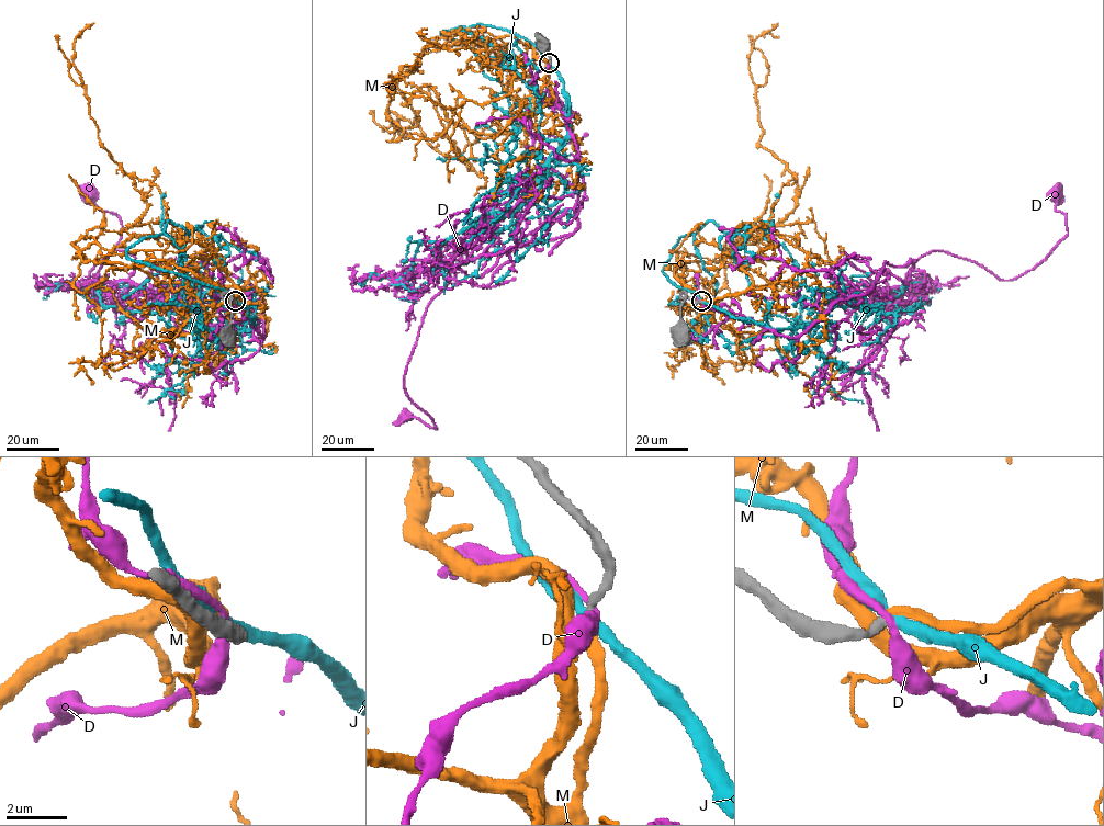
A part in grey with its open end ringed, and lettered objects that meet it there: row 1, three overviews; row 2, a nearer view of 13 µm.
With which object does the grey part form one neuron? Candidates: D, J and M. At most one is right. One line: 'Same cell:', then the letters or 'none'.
Same cell: M

